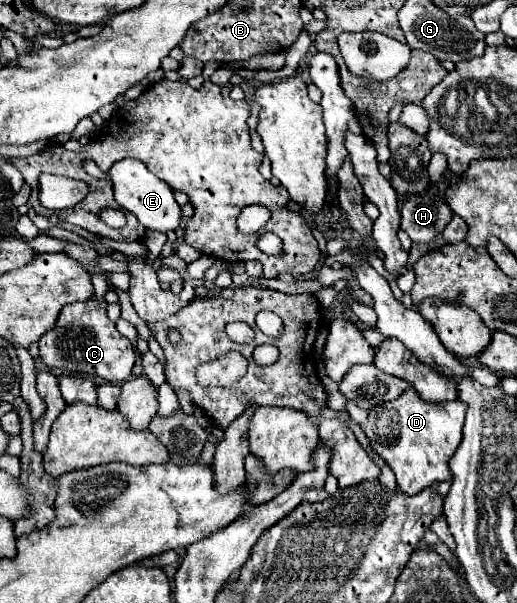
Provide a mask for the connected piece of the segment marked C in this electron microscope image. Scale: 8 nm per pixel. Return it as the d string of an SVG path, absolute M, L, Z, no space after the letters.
M87 300L65 306L55 322L55 328L49 330L39 342L43 364L57 370L71 370L73 374L81 376L99 376L107 382L129 380L135 362L135 350L107 318L105 306L107 302L103 300Z

